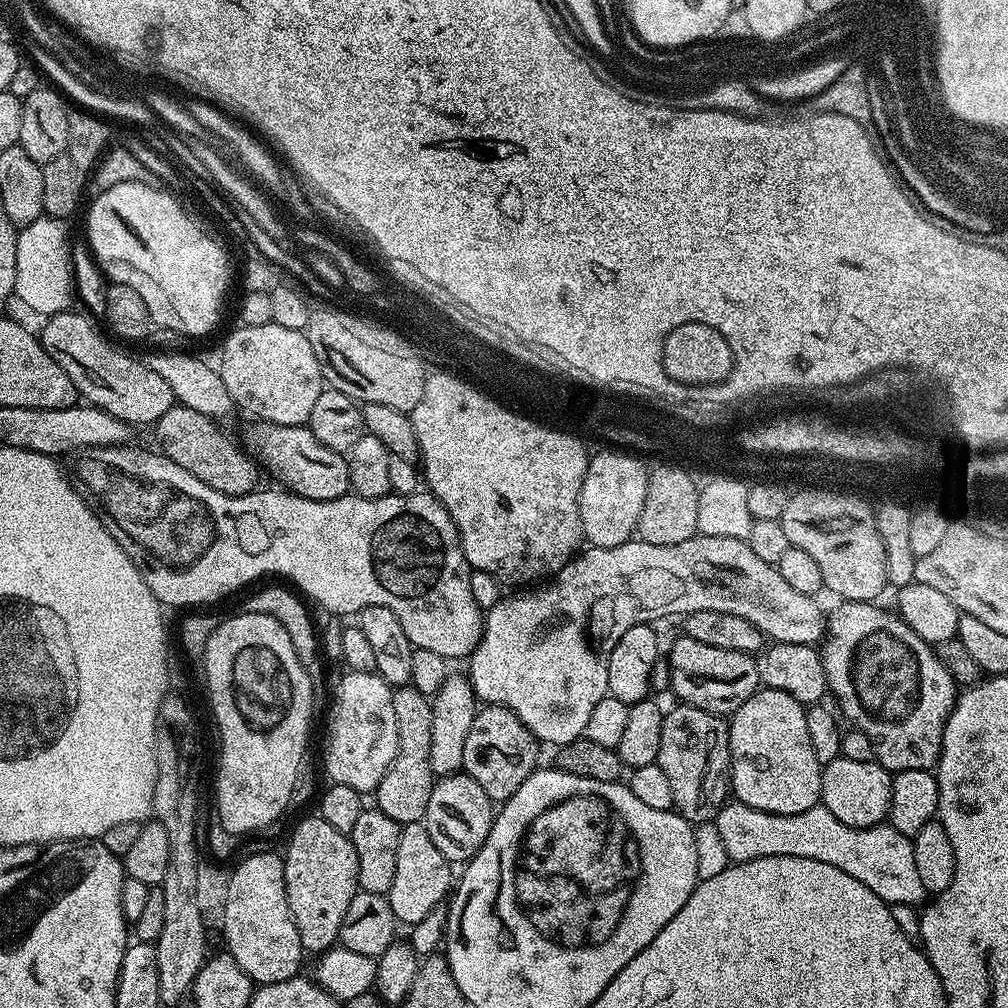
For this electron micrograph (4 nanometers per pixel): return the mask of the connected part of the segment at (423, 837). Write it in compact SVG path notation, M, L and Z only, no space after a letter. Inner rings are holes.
M423 822L405 824L398 834L398 859L394 869L394 883L388 891L390 910L394 910L397 921L401 925L411 926L422 922L430 910L441 907L454 888L453 865L434 846L430 834Z

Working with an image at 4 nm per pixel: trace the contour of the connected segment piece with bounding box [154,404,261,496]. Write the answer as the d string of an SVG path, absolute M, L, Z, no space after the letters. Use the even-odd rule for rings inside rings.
M176 404L170 410L166 410L166 414L162 414L162 418L156 420L154 431L156 431L156 440L160 443L159 451L163 455L169 456L174 463L182 466L182 470L190 470L190 474L194 474L194 478L202 478L202 482L206 482L206 486L218 490L218 494L245 496L257 491L259 484L256 483L260 480L261 472L257 461L243 447L240 449L220 427L221 425L217 421L212 420L206 414L198 414L198 410L190 410L186 406Z

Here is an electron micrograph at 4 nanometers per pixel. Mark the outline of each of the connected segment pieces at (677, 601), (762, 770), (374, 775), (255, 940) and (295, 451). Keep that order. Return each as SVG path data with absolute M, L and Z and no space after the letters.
M691 537L686 542L678 542L674 546L654 546L650 542L633 538L624 544L619 544L613 548L594 548L585 547L583 551L572 557L568 565L562 571L557 572L543 585L541 592L532 592L536 590L520 590L517 596L505 595L493 608L487 609L486 615L482 620L482 631L480 641L475 650L472 651L470 659L467 661L468 669L466 675L472 682L472 689L476 692L477 701L483 702L488 706L497 708L508 708L536 735L537 741L544 740L551 746L569 744L575 740L581 739L586 730L586 722L590 722L590 714L598 702L608 695L608 679L606 670L608 669L608 655L614 646L618 646L618 638L630 630L630 626L635 624L647 624L663 615L678 615L681 618L694 614L698 610L718 610L718 614L734 614L738 618L746 618L759 630L769 641L781 644L782 642L798 642L799 644L819 645L826 636L826 612L819 608L813 597L806 594L798 594L798 590L793 590L786 583L786 578L782 578L779 567L774 564L762 562L754 550L750 550L747 540L739 540L730 537Z
M761 687L728 720L732 783L730 792L739 803L754 810L770 814L802 814L820 804L822 790L822 765L810 746L810 733L806 730L806 708L782 690Z
M351 670L345 671L345 676L337 682L336 688L334 684L334 691L330 696L330 717L332 716L332 725L328 728L328 753L324 756L324 768L328 771L328 780L334 784L341 784L342 786L350 786L354 790L358 790L362 794L375 793L378 782L382 782L382 778L386 774L386 770L394 762L396 751L398 750L398 726L394 722L394 702L392 701L392 694L394 691L393 685L387 684L383 678L375 671L373 672L354 672Z
M256 852L248 856L232 872L228 880L228 893L224 896L224 940L226 951L242 966L253 985L286 982L301 971L300 959L306 956L298 938L298 926L290 914L286 898L286 878L284 877L284 857L277 852Z
M256 422L248 432L248 444L251 455L265 469L269 468L287 491L311 500L333 500L347 496L350 492L348 482L348 461L341 453L328 446L322 446L314 438L307 426L278 426Z

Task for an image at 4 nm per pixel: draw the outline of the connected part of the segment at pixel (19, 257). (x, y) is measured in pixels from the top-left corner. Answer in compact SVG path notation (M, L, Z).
M42 215L34 222L23 225L16 233L16 290L14 296L17 301L20 299L30 311L37 312L40 318L56 316L59 312L69 311L73 307L73 245L68 244L68 226L65 221Z

